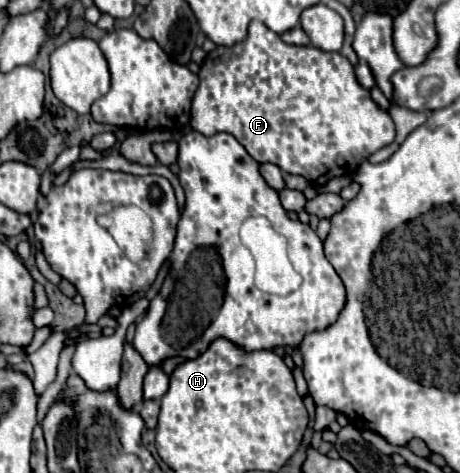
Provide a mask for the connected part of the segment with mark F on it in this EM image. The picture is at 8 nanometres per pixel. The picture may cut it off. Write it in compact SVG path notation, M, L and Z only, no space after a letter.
M251 21L249 31L247 31L247 39L233 45L233 47L215 47L211 53L207 53L201 69L199 69L199 87L195 91L193 97L193 105L191 105L191 127L203 135L215 135L219 131L231 133L245 149L247 153L257 161L257 163L273 163L277 165L281 171L285 173L293 173L293 175L301 175L305 177L309 183L313 185L323 185L325 181L329 181L335 175L353 175L359 165L375 151L383 149L385 145L389 145L395 139L395 123L391 119L391 115L381 109L367 93L367 89L363 89L353 73L353 65L347 61L347 57L343 57L341 53L329 53L329 51L321 51L317 47L297 47L297 45L287 45L281 41L281 37L277 33L273 33L271 29L267 29L261 21Z

